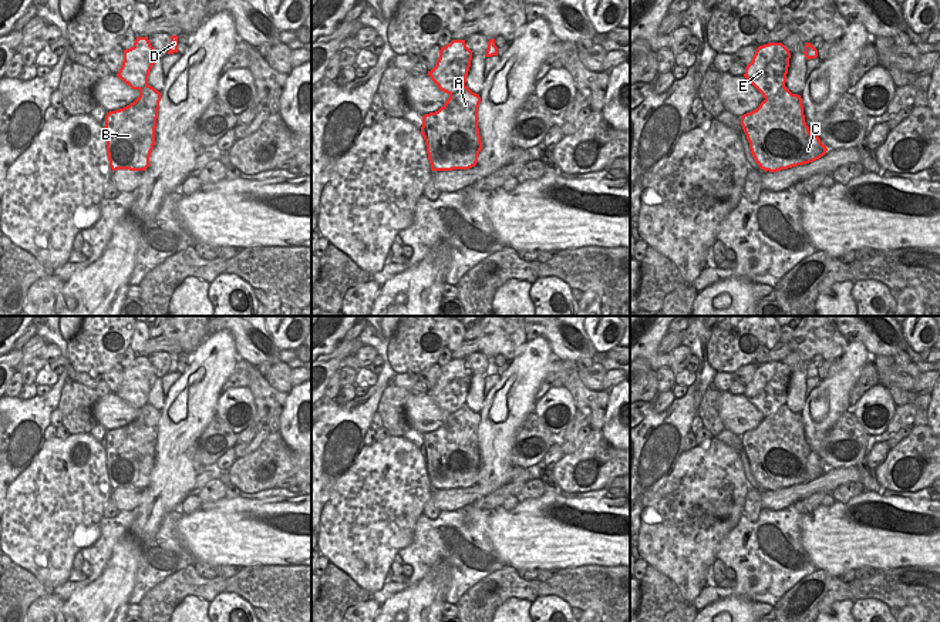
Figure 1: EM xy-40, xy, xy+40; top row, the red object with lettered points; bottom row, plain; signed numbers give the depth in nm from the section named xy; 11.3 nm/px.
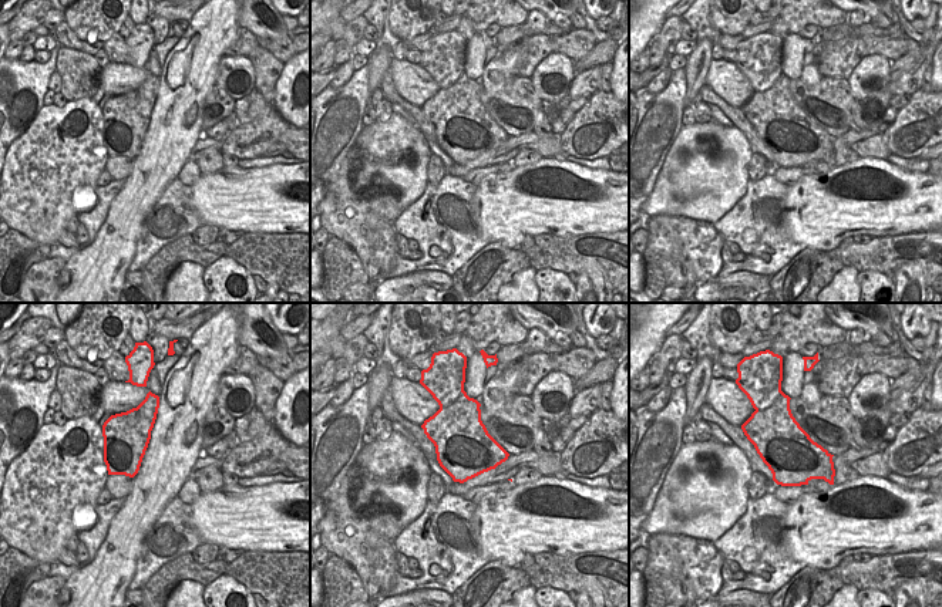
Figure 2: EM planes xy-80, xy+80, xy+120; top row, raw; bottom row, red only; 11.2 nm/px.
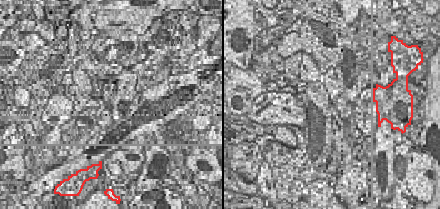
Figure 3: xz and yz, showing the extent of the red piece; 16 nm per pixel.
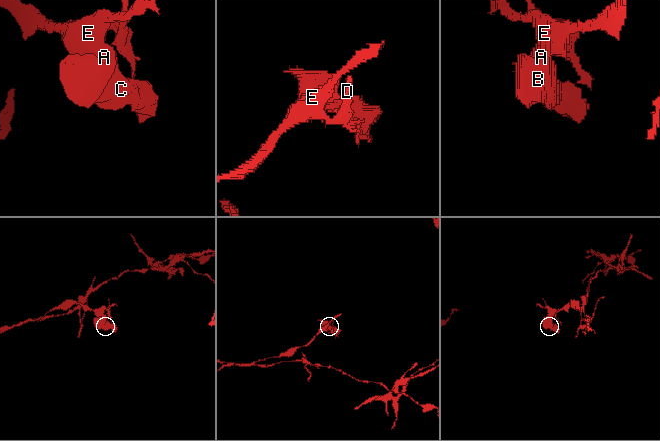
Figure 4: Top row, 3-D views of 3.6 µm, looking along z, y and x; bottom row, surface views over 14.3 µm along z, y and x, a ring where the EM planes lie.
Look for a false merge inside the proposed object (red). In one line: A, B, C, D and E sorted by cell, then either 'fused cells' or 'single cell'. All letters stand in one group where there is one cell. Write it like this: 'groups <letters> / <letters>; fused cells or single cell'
groups A B C / D E; fused cells

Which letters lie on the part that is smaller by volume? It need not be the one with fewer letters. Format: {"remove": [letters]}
{"remove": ["A", "B", "C"]}

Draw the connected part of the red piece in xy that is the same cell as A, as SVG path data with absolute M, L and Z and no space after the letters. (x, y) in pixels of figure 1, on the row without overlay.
M464 404L435 431L422 436L421 453L432 490L469 488L482 468L478 447L479 413Z

